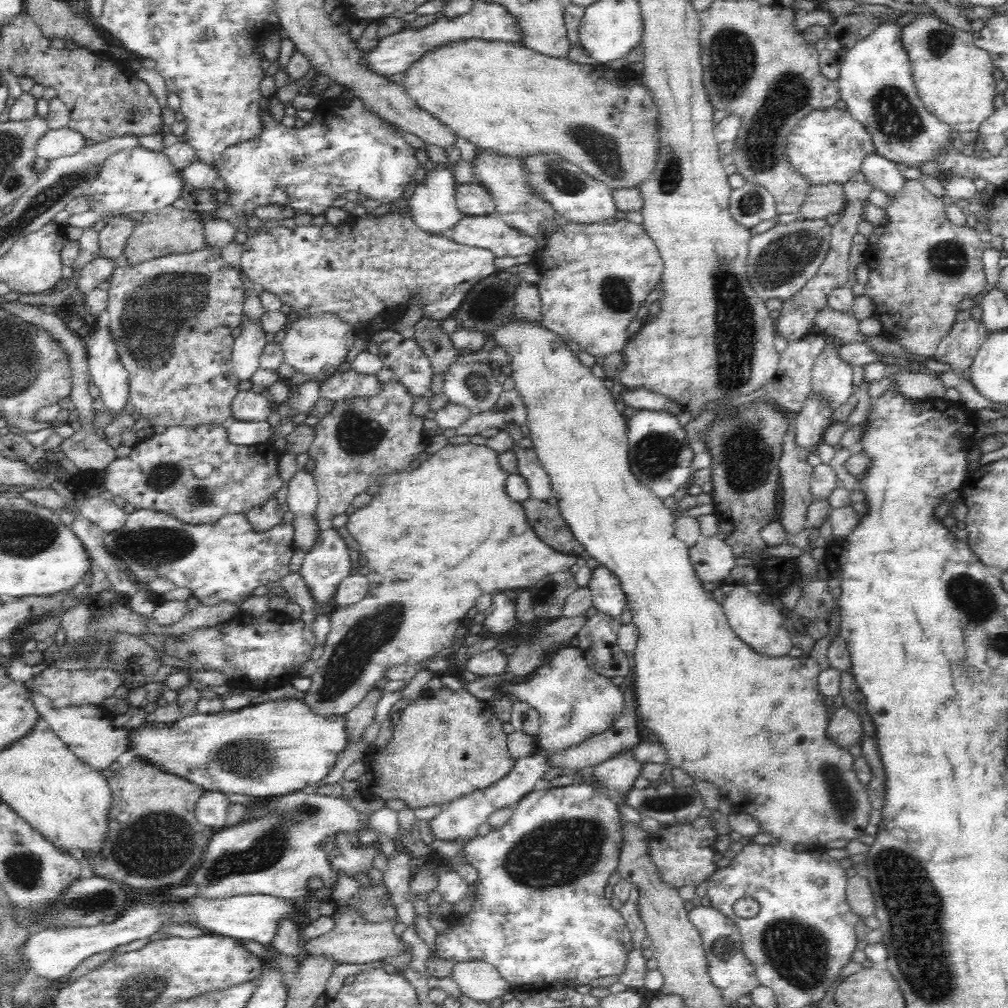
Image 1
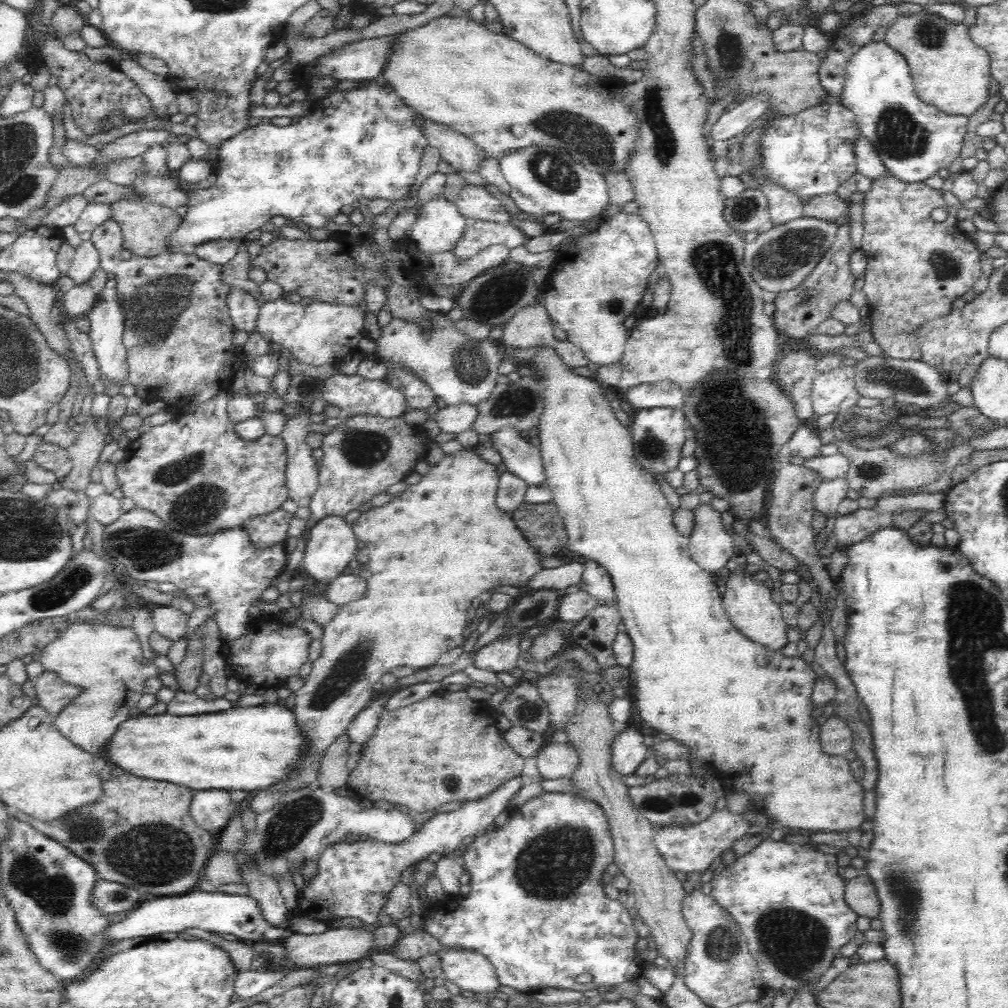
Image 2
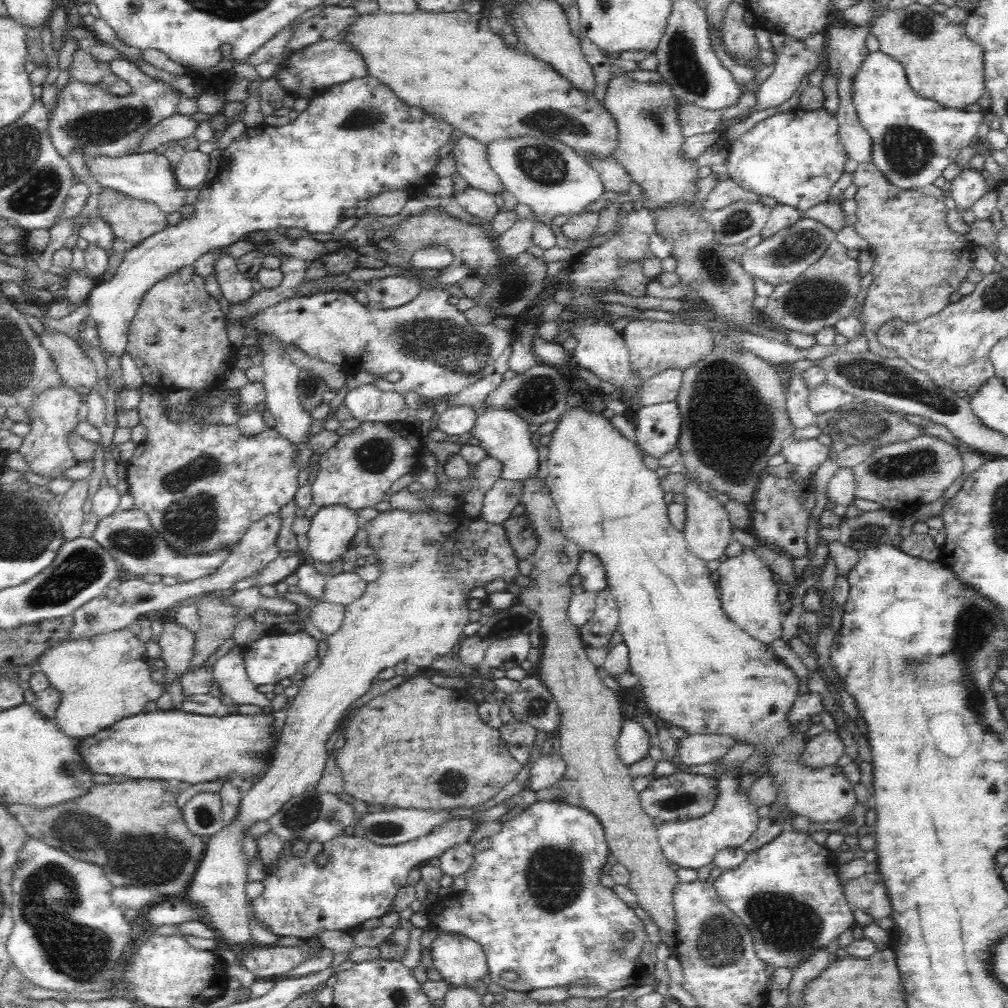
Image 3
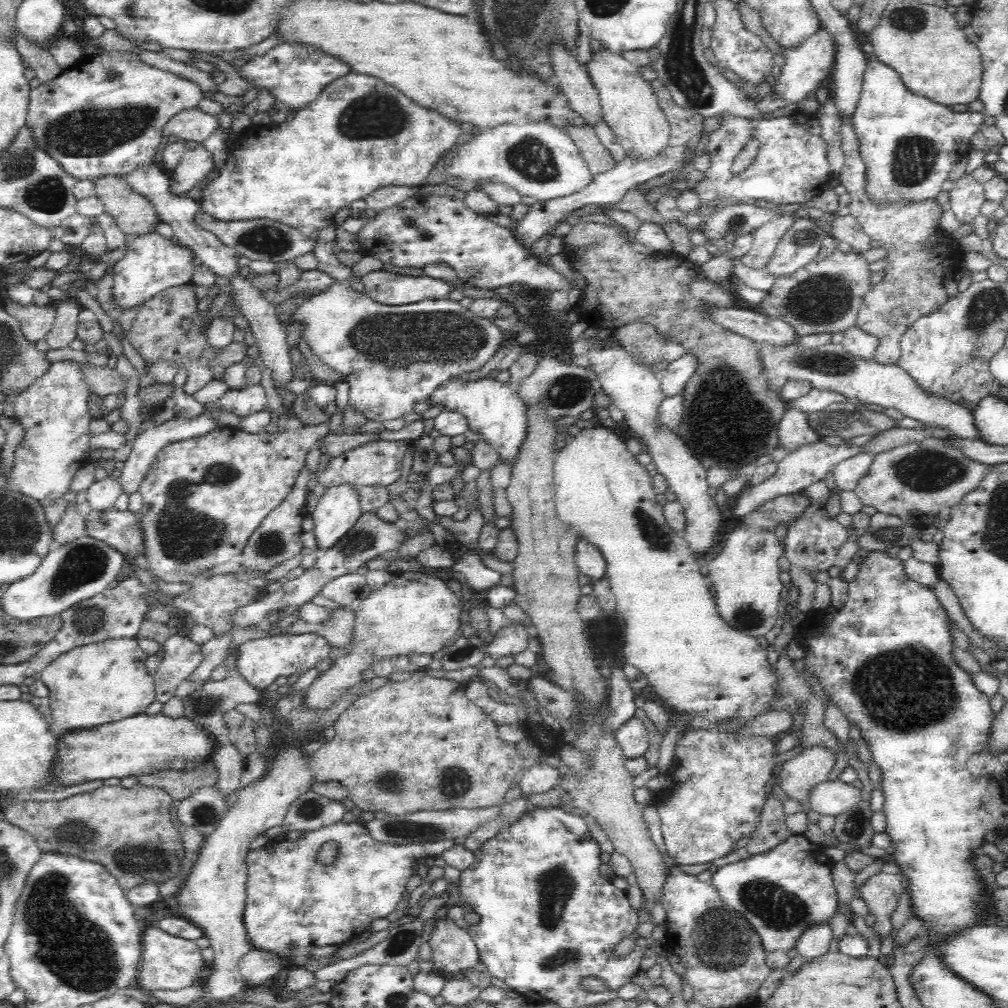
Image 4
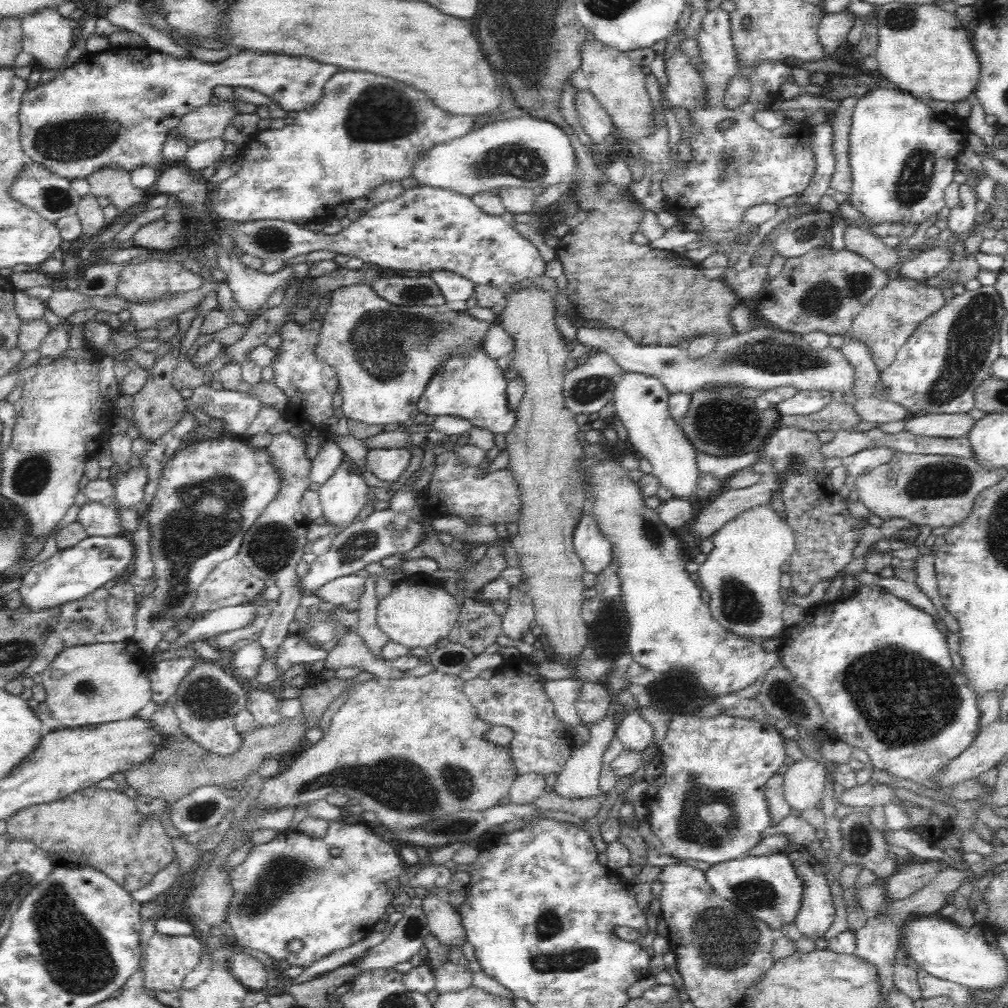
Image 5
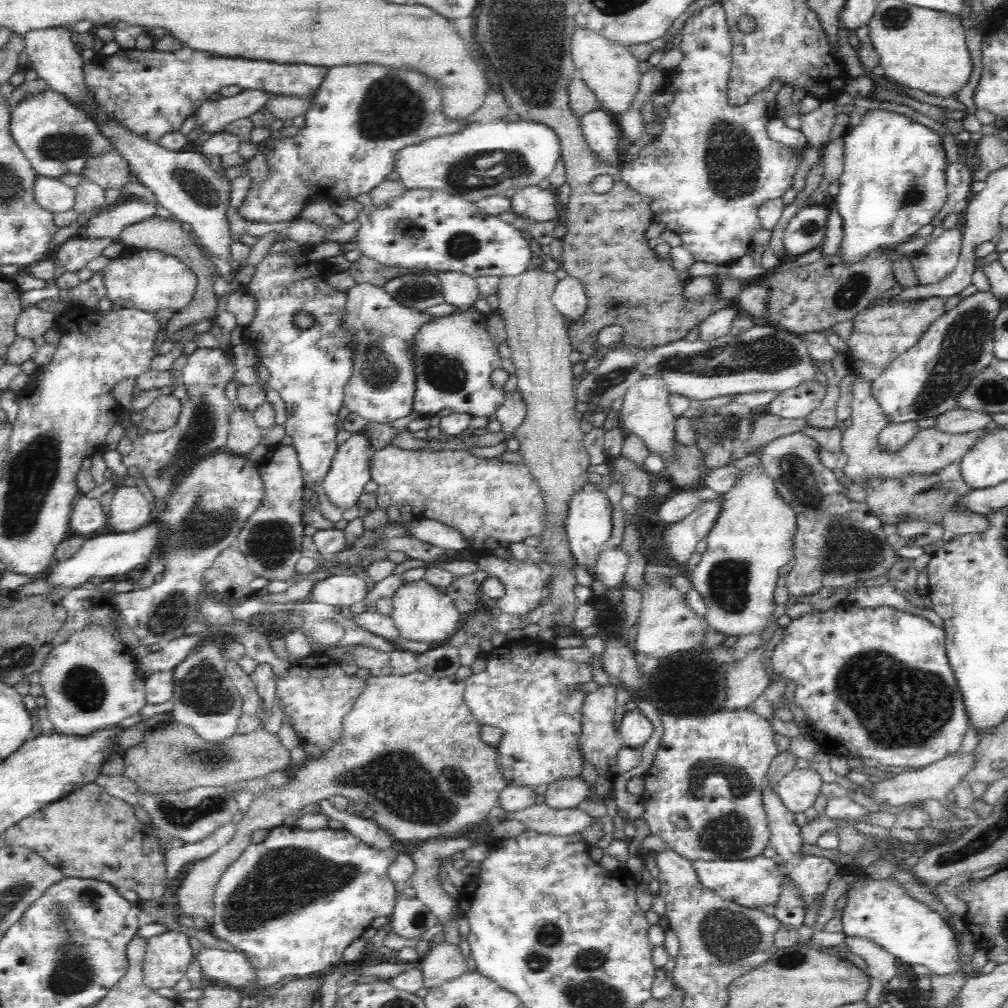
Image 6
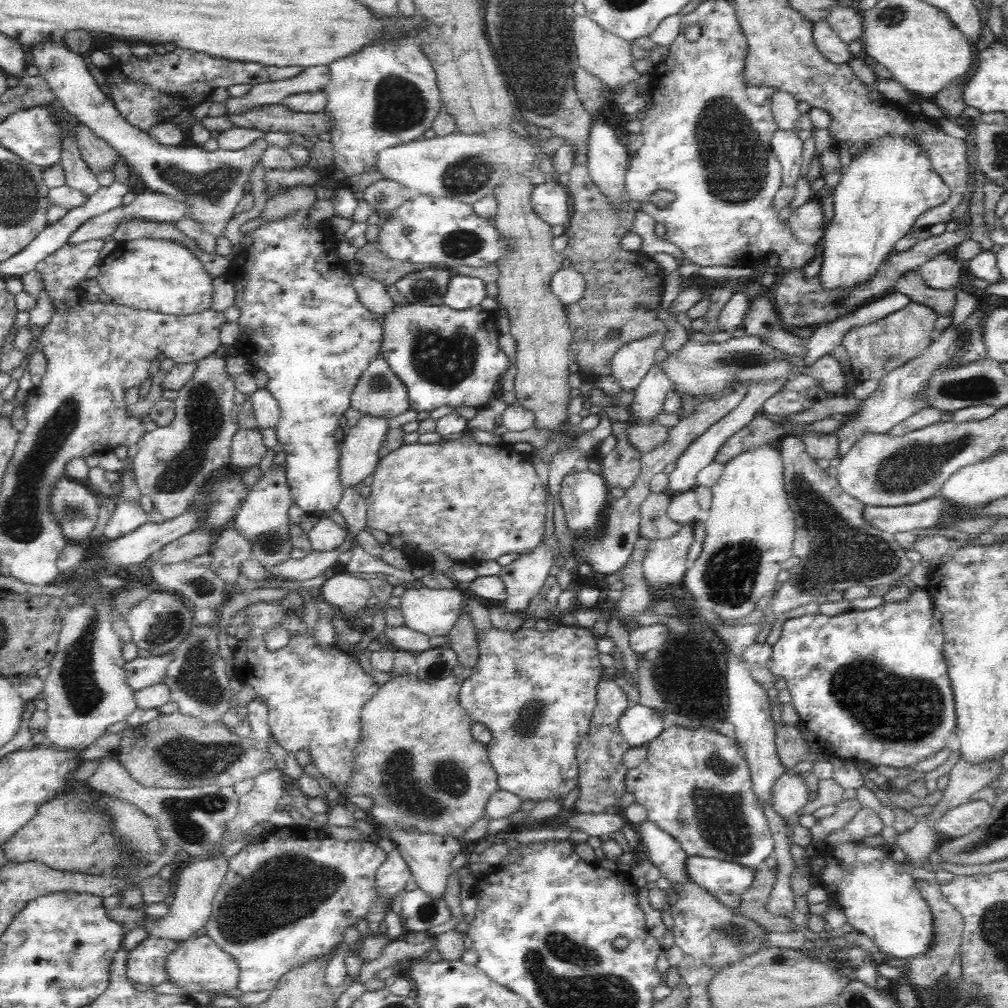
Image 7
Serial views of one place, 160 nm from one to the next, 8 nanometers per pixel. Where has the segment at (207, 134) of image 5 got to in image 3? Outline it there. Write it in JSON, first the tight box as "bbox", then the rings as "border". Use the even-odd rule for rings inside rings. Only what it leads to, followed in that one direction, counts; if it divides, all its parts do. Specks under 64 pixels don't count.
{"bbox":[136,113,199,153],"border":[[[174,113],[172,116],[165,118],[161,123],[150,128],[140,144],[136,146],[136,153],[155,151],[163,144],[168,144],[172,140],[182,140],[188,136],[194,135],[196,126],[199,122],[192,120],[190,115]]]}

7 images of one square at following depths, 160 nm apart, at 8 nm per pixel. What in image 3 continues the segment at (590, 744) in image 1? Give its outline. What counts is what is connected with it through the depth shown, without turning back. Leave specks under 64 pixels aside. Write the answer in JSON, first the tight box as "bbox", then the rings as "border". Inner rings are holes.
{"bbox":[526,752,567,791],"border":[[[550,752],[548,756],[542,756],[533,763],[526,787],[536,791],[556,787],[567,768],[560,752]]]}

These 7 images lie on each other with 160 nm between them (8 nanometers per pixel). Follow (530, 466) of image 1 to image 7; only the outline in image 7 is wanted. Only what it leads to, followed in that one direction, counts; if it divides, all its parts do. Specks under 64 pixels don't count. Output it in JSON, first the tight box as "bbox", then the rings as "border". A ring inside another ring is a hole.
{"bbox":[380,303,509,413],"border":[[[410,303],[408,306],[396,305],[385,316],[380,353],[394,374],[405,383],[410,410],[417,413],[422,410],[431,412],[440,406],[472,406],[479,410],[490,400],[499,397],[495,392],[496,382],[509,366],[508,358],[499,346],[500,337],[495,326],[494,312],[482,309],[480,305],[466,310],[454,310],[444,304],[424,306]]]}

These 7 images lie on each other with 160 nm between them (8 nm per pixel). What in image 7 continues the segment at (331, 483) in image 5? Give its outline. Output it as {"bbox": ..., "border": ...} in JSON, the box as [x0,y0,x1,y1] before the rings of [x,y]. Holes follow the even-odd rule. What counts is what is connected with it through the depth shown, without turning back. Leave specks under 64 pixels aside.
{"bbox":[338,415,391,492],"border":[[[365,415],[349,430],[347,436],[340,436],[342,444],[339,445],[338,477],[343,492],[356,488],[357,484],[373,474],[376,462],[381,457],[382,438],[385,438],[391,423]]]}

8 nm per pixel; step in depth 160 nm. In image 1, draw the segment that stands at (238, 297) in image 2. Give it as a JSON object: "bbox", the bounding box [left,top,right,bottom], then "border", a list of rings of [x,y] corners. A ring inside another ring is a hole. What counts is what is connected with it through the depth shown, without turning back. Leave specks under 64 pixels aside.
{"bbox":[231,317,267,381],"border":[[[245,317],[241,322],[240,334],[235,338],[231,351],[231,366],[241,381],[251,380],[259,369],[259,359],[267,344],[261,323],[252,323]]]}

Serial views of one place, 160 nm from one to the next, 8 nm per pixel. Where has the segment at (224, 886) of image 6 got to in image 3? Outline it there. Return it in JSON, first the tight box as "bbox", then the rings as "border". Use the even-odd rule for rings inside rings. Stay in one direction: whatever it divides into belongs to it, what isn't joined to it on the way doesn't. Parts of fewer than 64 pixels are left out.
{"bbox":[252,813,482,941],"border":[[[471,813],[451,817],[425,836],[402,845],[379,846],[366,837],[342,835],[322,844],[312,842],[302,857],[292,854],[286,858],[280,854],[277,869],[262,880],[262,895],[252,899],[254,914],[272,934],[296,936],[305,941],[318,932],[360,927],[370,918],[391,912],[394,896],[407,885],[406,878],[411,870],[432,858],[439,858],[452,847],[469,843],[470,836],[482,826],[474,819]],[[319,854],[327,858],[323,865],[316,861]]]}

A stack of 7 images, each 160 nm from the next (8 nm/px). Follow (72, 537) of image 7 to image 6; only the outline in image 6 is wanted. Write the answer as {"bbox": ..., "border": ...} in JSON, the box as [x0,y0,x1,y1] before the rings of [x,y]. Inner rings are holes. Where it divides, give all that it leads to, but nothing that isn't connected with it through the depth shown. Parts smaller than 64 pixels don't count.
{"bbox":[70,494,109,539],"border":[[[81,494],[73,504],[70,531],[89,539],[102,534],[108,526],[109,517],[102,511],[99,498],[86,498]]]}

